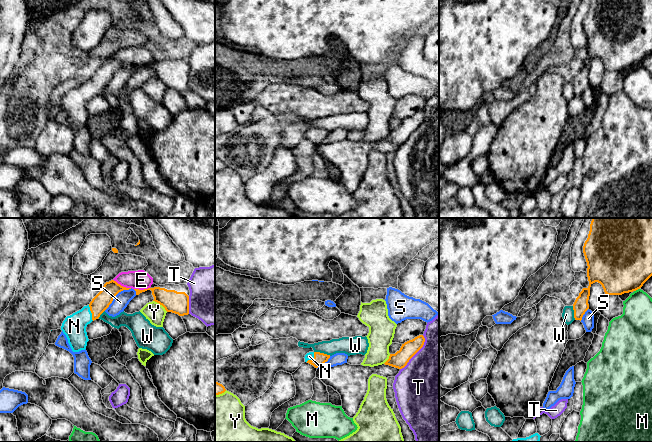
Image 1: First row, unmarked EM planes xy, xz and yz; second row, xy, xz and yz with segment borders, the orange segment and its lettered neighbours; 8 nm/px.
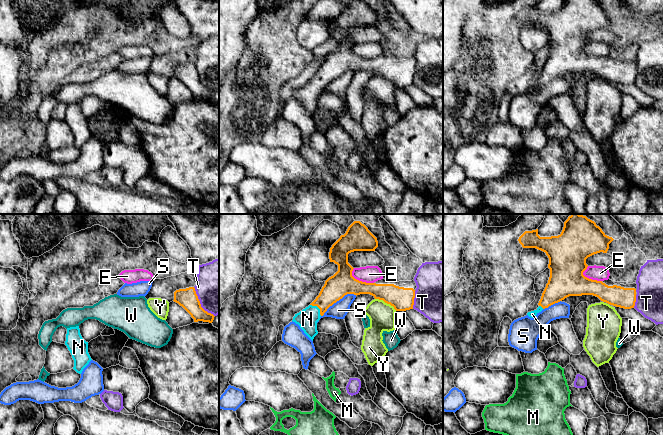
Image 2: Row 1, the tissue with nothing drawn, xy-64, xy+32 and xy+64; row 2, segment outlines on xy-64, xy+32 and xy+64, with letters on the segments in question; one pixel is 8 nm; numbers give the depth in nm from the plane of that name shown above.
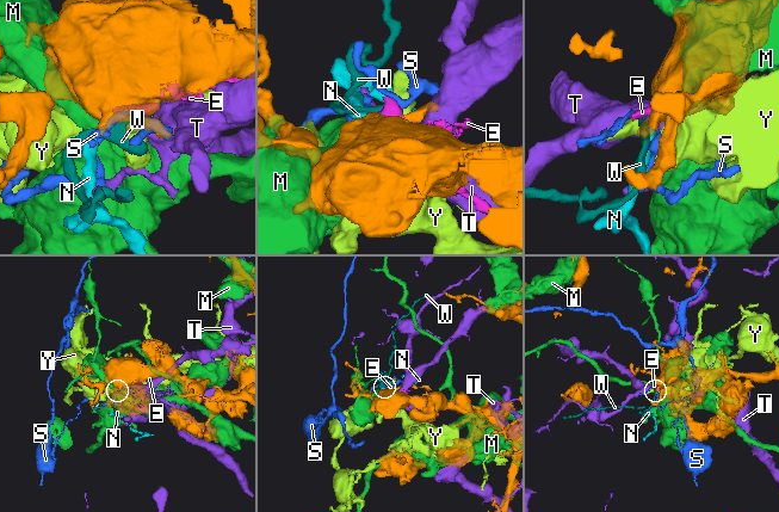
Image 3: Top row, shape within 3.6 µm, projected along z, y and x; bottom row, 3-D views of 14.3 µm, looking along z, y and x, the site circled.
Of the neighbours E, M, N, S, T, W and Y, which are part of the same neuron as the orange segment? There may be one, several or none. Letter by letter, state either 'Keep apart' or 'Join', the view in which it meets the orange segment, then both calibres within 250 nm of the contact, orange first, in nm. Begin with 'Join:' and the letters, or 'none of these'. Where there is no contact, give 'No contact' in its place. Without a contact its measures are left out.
Join: N
E: Keep apart. Touches orange in xy. Thickness 140 nm (orange) against 150 nm
M: Keep apart. Touches orange in yz. Thickness 480 nm (orange) against 260 nm
N: Join. Touches orange in xy. Thickness 140 nm (orange) against 190 nm
S: Keep apart. Touches orange in xy. Thickness 140 nm (orange) against 120 nm
T: Keep apart. Touches orange in xz. Thickness 130 nm (orange) against 500 nm
W: Keep apart. Touches orange in xz. Thickness 100 nm (orange) against 140 nm
Y: Keep apart. Touches orange in xy. Thickness 180 nm (orange) against 160 nm

